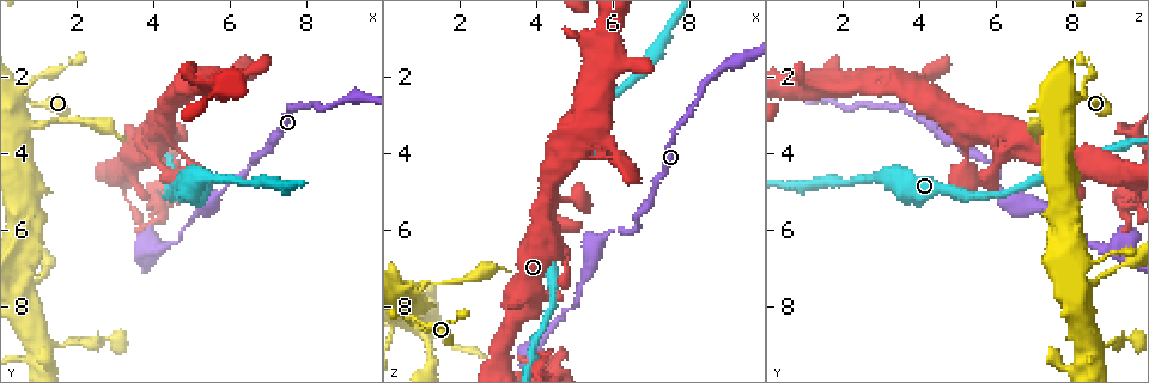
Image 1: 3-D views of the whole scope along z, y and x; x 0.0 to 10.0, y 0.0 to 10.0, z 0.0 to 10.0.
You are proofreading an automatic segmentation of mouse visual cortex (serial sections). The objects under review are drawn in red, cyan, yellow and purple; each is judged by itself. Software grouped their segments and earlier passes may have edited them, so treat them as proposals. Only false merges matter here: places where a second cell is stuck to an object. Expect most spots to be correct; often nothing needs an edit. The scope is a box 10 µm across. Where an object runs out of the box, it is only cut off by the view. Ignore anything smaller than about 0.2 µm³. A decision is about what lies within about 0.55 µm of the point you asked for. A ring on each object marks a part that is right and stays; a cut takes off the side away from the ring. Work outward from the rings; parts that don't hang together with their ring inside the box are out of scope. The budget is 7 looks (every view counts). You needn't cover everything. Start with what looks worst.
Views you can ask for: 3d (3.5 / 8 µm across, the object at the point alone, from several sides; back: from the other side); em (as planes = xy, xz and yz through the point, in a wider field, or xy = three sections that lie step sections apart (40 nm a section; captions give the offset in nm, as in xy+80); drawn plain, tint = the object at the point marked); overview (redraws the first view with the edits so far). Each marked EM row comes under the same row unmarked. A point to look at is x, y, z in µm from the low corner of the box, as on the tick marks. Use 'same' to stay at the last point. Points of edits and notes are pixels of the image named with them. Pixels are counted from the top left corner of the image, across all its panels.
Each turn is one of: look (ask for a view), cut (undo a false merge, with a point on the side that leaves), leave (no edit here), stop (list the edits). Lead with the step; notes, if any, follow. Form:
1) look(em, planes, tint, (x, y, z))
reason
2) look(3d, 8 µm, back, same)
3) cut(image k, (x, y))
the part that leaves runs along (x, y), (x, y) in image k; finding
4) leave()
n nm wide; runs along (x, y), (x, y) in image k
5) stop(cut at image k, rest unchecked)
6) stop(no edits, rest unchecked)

look(3d, 8 µm, back, (0.95, 9.35, 8.45))
sudden change in width

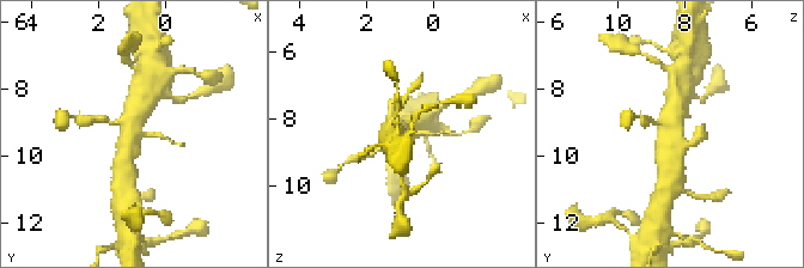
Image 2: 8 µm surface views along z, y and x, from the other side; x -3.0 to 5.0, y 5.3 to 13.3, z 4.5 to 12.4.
look(em, xy, step 3, tint, same)
need the tissue

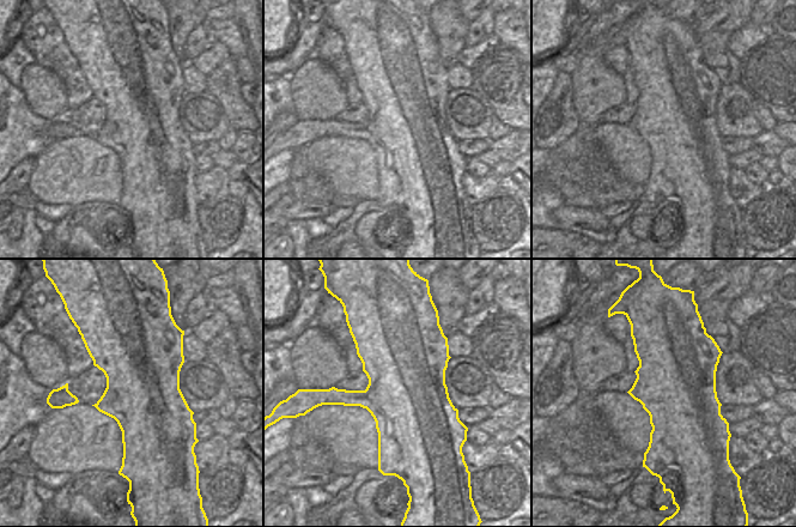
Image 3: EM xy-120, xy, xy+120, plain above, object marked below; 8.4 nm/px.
leave()
650 nm wide; runs along (140, 104), (131, 129), (164, 139) in image 2; one cell here

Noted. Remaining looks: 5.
look(3d, 8 µm, (6.60, 4.25, 6.00))
sharp bend

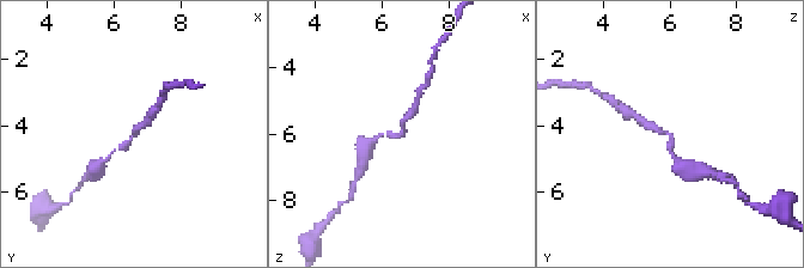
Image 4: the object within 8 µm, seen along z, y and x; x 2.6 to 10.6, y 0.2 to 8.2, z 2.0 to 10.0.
look(3d, 3.5 µm, back, same)
closer look

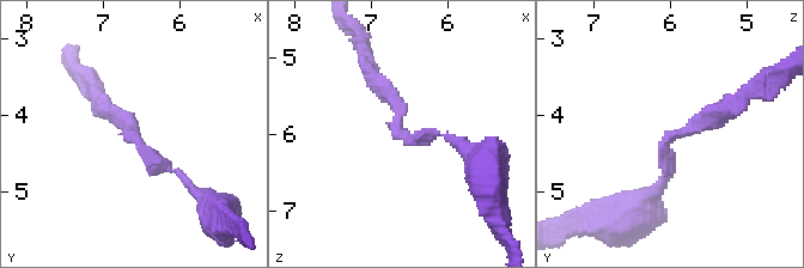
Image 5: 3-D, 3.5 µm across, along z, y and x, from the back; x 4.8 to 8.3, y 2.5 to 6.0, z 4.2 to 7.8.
look(em, xy, step 2, tint, (6.65, 4.25, 5.95))
arms of 100, 200 nm

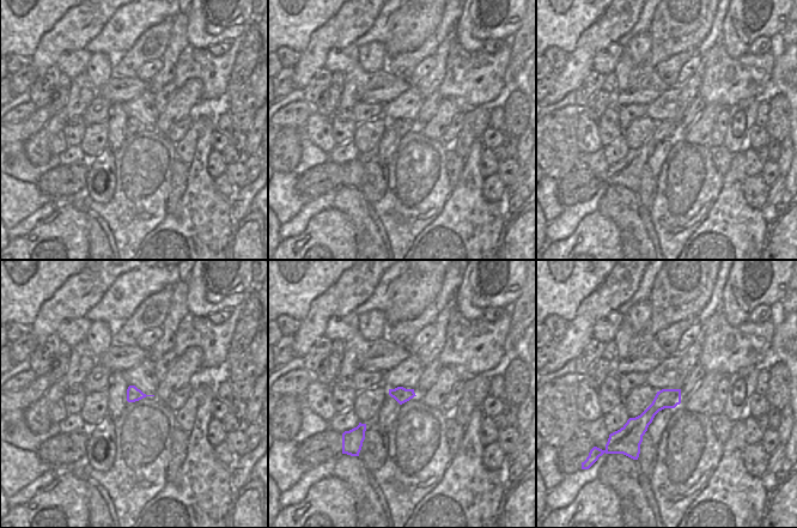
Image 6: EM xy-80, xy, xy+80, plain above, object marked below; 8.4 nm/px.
leave()
runs along (677, 392), (634, 429), (634, 444) in image 6; all the same cell

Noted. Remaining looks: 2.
look(3d, 3.5 µm, (3.10, 4.60, 9.40))
sharp bend

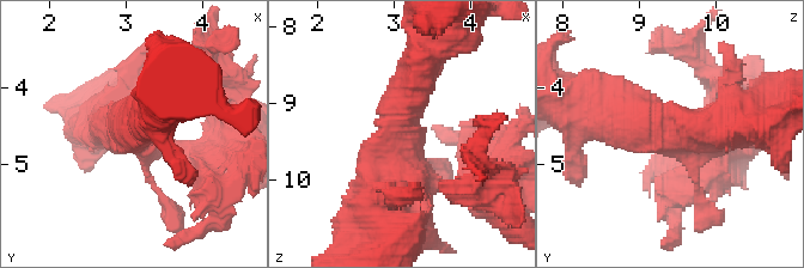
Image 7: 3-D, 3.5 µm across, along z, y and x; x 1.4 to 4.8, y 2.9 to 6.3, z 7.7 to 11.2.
look(em, xy, step 5, tint, (3.05, 4.55, 9.35))
3 arms; arms of 100, 350, 500 nm; need the tissue

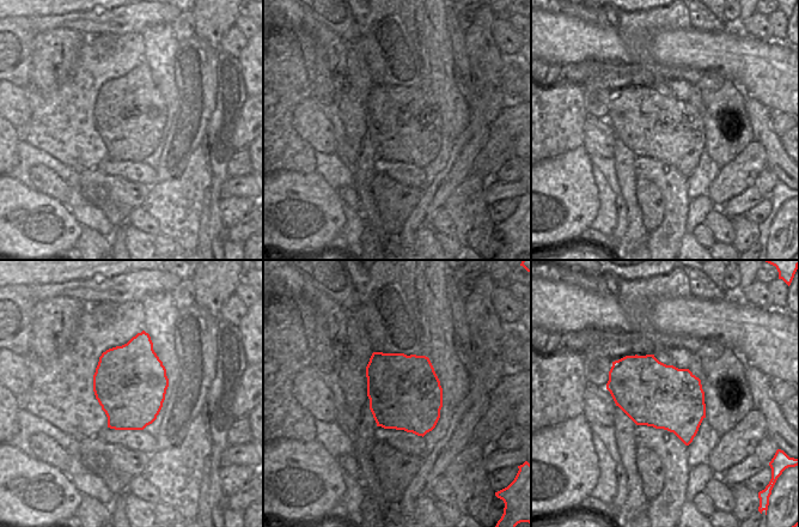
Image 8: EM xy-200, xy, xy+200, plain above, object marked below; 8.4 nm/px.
leave()
runs along (601, 107), (683, 132), (699, 188) in image 7; one cell here

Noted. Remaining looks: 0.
stop(no edits, rest unchecked)

